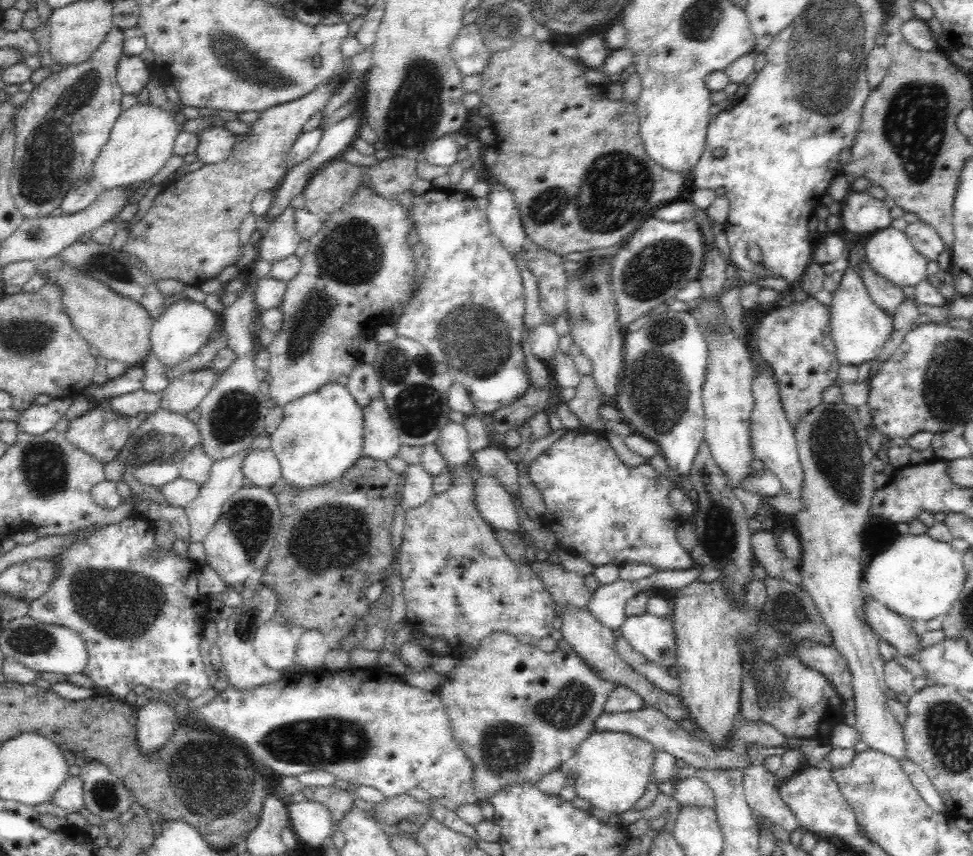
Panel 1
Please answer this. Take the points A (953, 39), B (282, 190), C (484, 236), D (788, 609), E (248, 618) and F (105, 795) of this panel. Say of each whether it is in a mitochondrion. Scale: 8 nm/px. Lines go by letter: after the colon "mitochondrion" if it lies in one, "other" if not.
A: other
B: other
C: other
D: mitochondrion
E: mitochondrion
F: mitochondrion

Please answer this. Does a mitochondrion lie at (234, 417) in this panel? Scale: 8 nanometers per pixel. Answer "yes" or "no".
yes

